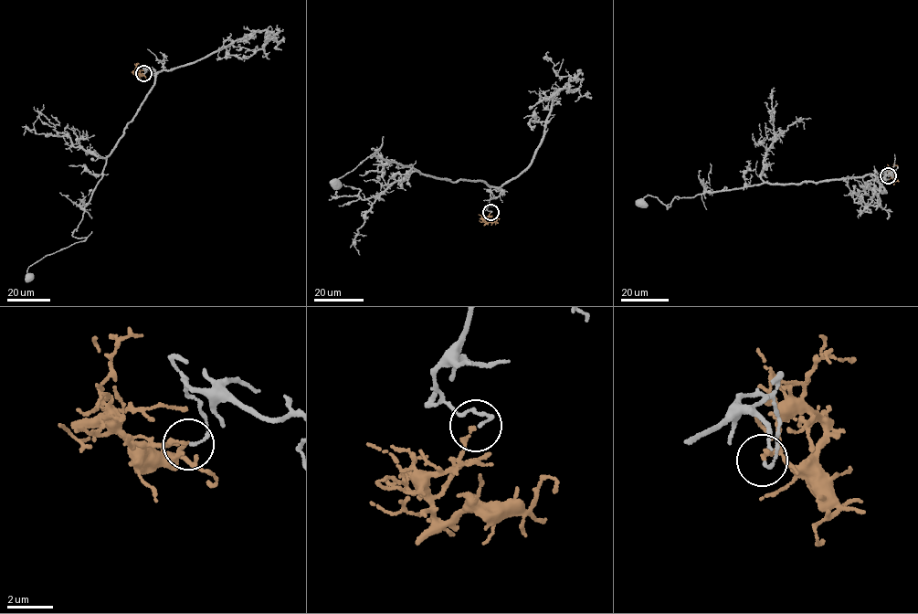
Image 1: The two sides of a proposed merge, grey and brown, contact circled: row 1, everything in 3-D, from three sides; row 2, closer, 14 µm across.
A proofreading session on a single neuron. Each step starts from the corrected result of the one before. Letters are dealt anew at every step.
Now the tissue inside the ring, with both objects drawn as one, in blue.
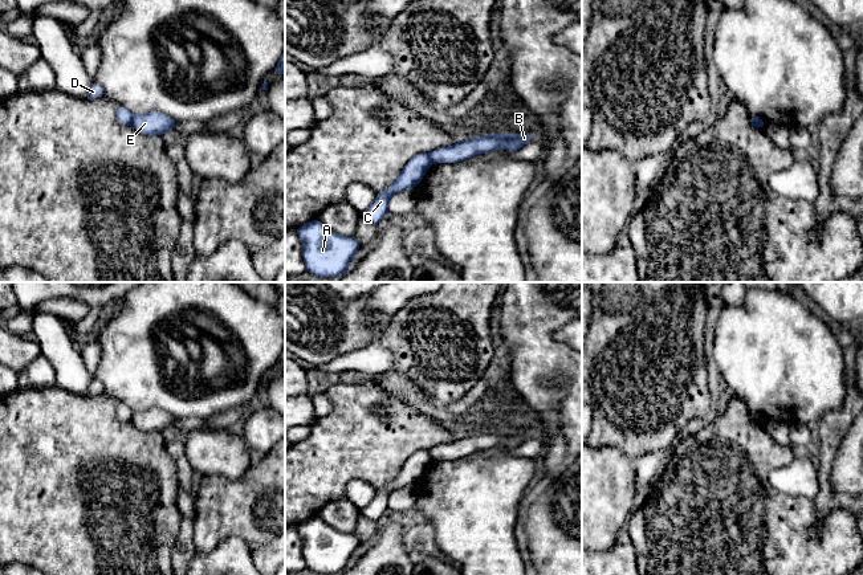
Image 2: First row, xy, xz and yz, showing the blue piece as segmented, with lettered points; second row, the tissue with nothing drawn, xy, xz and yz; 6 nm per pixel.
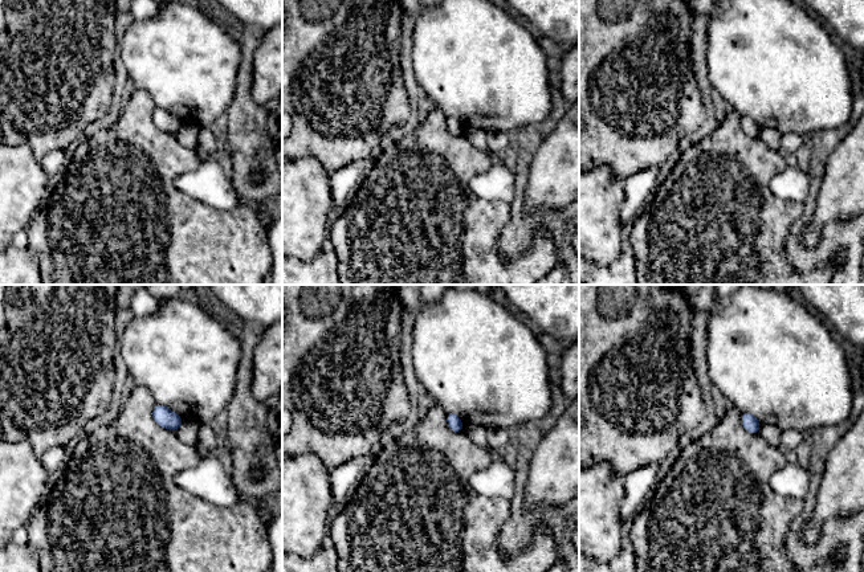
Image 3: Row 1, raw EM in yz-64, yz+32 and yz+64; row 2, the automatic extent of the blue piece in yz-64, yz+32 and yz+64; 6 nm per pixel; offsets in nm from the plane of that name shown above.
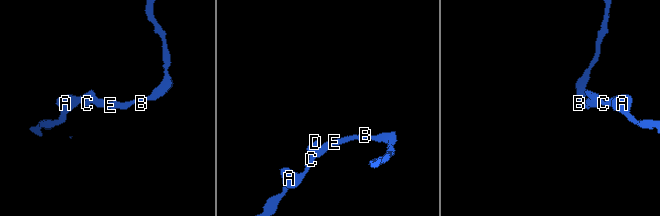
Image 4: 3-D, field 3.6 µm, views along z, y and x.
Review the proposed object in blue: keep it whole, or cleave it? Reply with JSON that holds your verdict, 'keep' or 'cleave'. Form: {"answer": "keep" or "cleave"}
{"answer": "cleave"}

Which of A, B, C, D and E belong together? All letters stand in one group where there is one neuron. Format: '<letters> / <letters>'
A C D / B E

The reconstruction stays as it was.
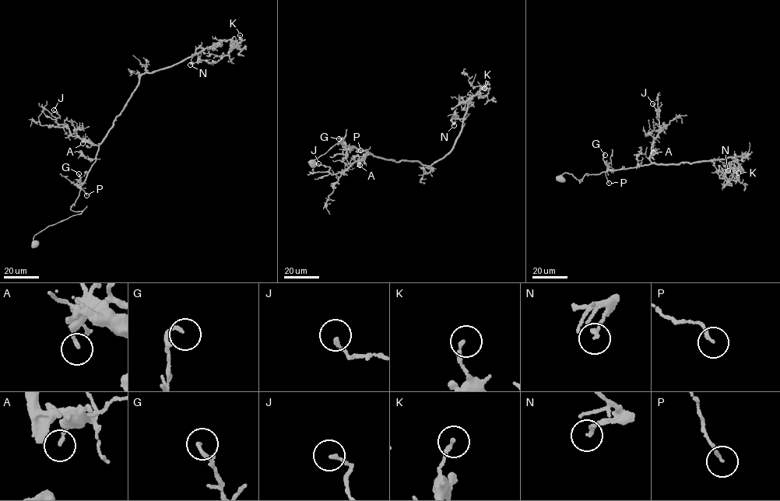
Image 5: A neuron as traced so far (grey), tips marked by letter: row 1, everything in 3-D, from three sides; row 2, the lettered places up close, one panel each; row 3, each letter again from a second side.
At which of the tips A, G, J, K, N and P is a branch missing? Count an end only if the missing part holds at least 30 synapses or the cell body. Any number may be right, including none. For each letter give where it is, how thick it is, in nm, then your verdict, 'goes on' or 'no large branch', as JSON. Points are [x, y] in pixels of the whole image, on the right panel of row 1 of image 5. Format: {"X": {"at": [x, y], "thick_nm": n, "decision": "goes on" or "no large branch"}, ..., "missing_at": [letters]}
{"A": {"at": [653, 152], "thick_nm": 160, "decision": "no large branch"}, "G": {"at": [605, 155], "thick_nm": 150, "decision": "no large branch"}, "J": {"at": [652, 103], "thick_nm": 160, "decision": "no large branch"}, "K": {"at": [738, 173], "thick_nm": 150, "decision": "no large branch"}, "N": {"at": [728, 170], "thick_nm": 160, "decision": "no large branch"}, "P": {"at": [609, 183], "thick_nm": 130, "decision": "no large branch"}, "missing_at": []}

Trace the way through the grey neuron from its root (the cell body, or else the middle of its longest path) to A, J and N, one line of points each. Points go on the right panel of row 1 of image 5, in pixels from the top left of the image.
A: (560, 178), (565, 172), (580, 183), (588, 173), (597, 175), (646, 165), (651, 162), (649, 159), (653, 152)
J: (560, 178), (565, 172), (580, 183), (588, 173), (597, 175), (651, 163), (651, 150), (660, 127), (652, 103)
N: (560, 178), (565, 172), (580, 183), (588, 173), (730, 157), (744, 171), (732, 161), (728, 170)

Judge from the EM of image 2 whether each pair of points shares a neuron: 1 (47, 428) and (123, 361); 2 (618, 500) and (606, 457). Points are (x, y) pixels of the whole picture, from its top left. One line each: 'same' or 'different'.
1: different
2: same

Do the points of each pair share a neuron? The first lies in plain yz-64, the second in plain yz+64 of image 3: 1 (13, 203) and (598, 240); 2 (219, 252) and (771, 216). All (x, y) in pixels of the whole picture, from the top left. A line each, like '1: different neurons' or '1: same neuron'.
1: same neuron
2: same neuron

